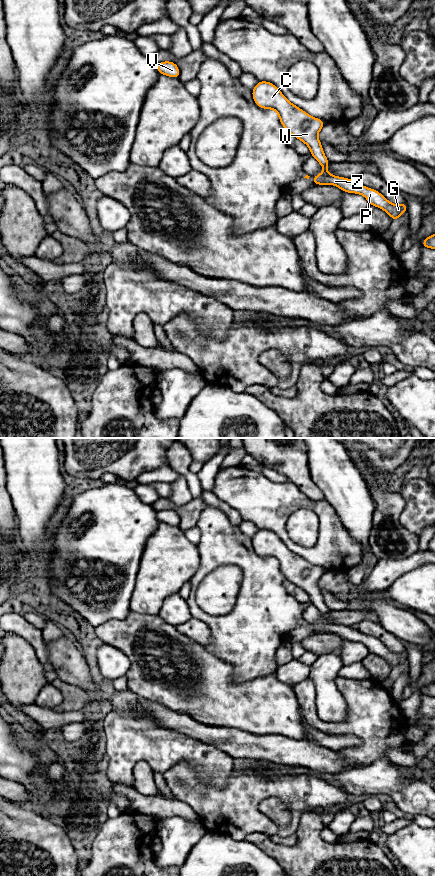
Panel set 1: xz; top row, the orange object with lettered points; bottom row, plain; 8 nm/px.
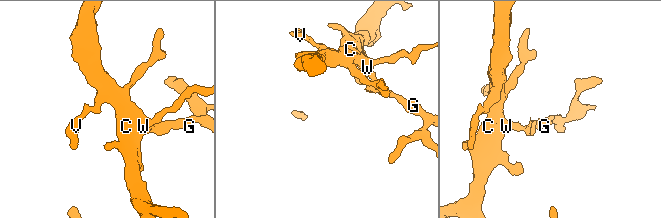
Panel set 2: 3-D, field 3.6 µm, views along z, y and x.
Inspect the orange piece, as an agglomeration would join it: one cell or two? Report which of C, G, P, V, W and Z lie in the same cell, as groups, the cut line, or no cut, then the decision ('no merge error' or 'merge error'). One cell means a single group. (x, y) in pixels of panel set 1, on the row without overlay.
groups C G P V W Z; cut none; no merge error

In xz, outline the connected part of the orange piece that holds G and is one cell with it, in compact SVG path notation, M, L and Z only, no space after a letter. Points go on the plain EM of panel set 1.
M258 529L252 537L252 545L258 555L275 558L285 579L309 595L311 604L323 615L323 620L313 624L314 627L311 628L315 633L334 633L343 640L363 643L369 653L384 658L396 670L408 659L406 650L400 653L392 652L380 640L361 633L356 627L330 622L327 619L330 609L326 606L318 587L318 581L326 571L292 552L273 531Z

